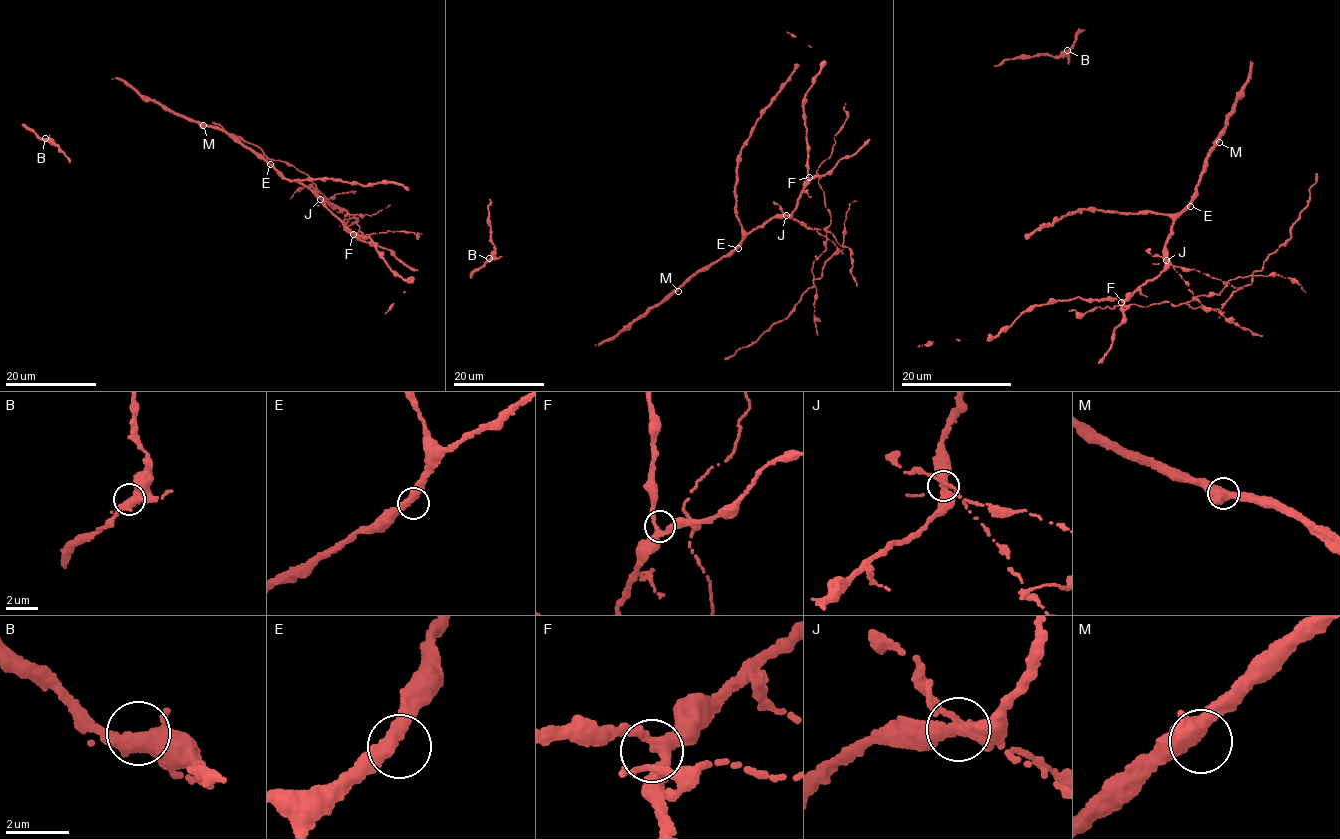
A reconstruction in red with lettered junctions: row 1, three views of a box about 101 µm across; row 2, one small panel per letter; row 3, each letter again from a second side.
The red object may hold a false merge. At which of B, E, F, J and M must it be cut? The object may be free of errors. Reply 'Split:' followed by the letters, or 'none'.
Split: J

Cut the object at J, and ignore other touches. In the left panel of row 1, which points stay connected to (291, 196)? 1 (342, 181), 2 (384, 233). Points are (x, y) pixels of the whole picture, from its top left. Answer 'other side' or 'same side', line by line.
1: other side
2: same side

